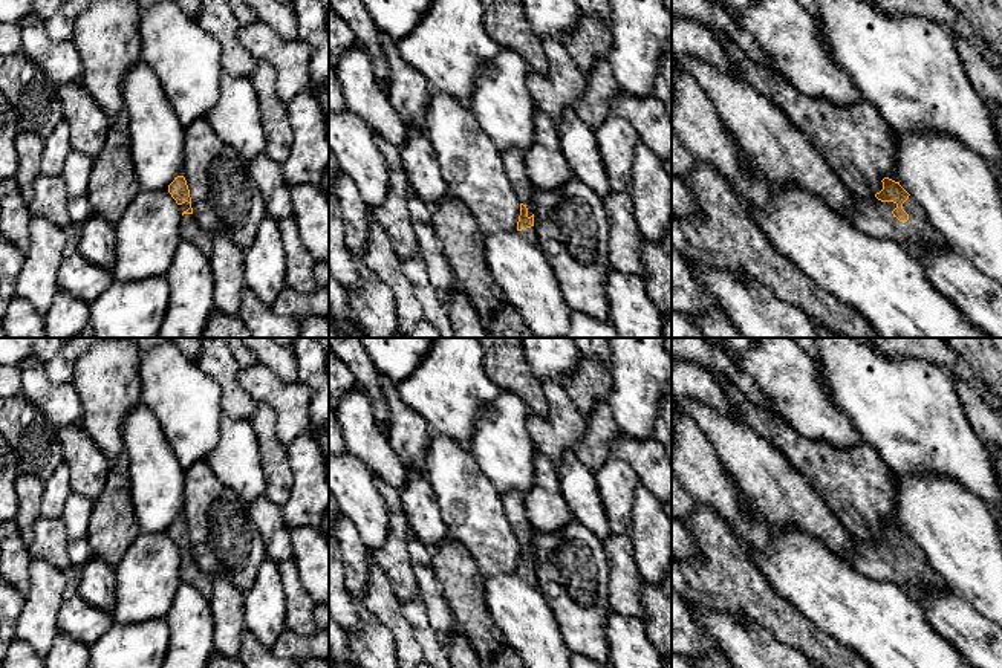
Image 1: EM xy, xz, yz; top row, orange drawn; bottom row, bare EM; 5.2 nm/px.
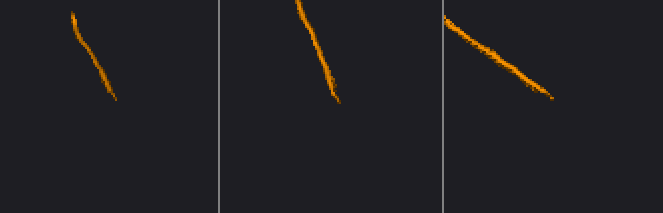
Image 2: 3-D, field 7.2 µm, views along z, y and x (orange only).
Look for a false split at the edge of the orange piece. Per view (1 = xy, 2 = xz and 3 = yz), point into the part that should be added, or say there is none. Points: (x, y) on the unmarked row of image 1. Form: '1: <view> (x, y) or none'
1: xy (188, 570)
2: xz (513, 502)
3: yz (868, 557)

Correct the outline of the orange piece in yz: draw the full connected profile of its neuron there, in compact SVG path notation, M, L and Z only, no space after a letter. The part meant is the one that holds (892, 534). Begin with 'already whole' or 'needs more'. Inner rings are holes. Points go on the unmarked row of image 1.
needs more; M889 520L875 538L857 540L844 559L860 573L875 581L893 582L907 592L929 593L935 587L952 590L929 564L919 546Z

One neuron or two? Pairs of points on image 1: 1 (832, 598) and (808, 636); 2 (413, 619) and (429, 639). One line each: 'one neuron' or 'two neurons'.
1: two neurons
2: one neuron

